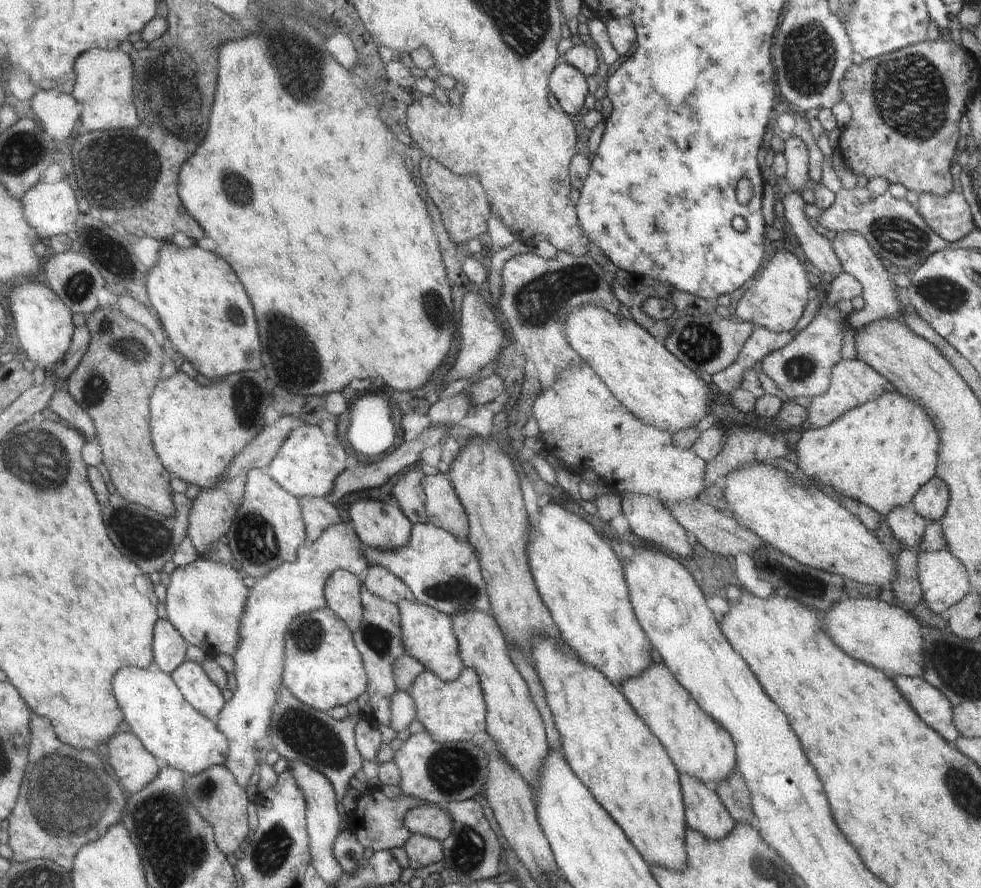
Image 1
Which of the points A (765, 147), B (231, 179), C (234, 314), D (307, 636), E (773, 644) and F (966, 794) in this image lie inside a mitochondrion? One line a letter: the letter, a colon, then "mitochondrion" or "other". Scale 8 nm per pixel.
A: other
B: mitochondrion
C: mitochondrion
D: mitochondrion
E: other
F: mitochondrion

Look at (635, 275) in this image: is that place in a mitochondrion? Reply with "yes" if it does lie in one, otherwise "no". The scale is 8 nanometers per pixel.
no

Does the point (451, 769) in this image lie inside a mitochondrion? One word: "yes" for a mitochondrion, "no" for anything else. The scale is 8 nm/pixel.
yes

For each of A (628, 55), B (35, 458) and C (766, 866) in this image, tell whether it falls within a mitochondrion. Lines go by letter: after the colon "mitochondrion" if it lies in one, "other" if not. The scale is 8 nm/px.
A: other
B: mitochondrion
C: mitochondrion

